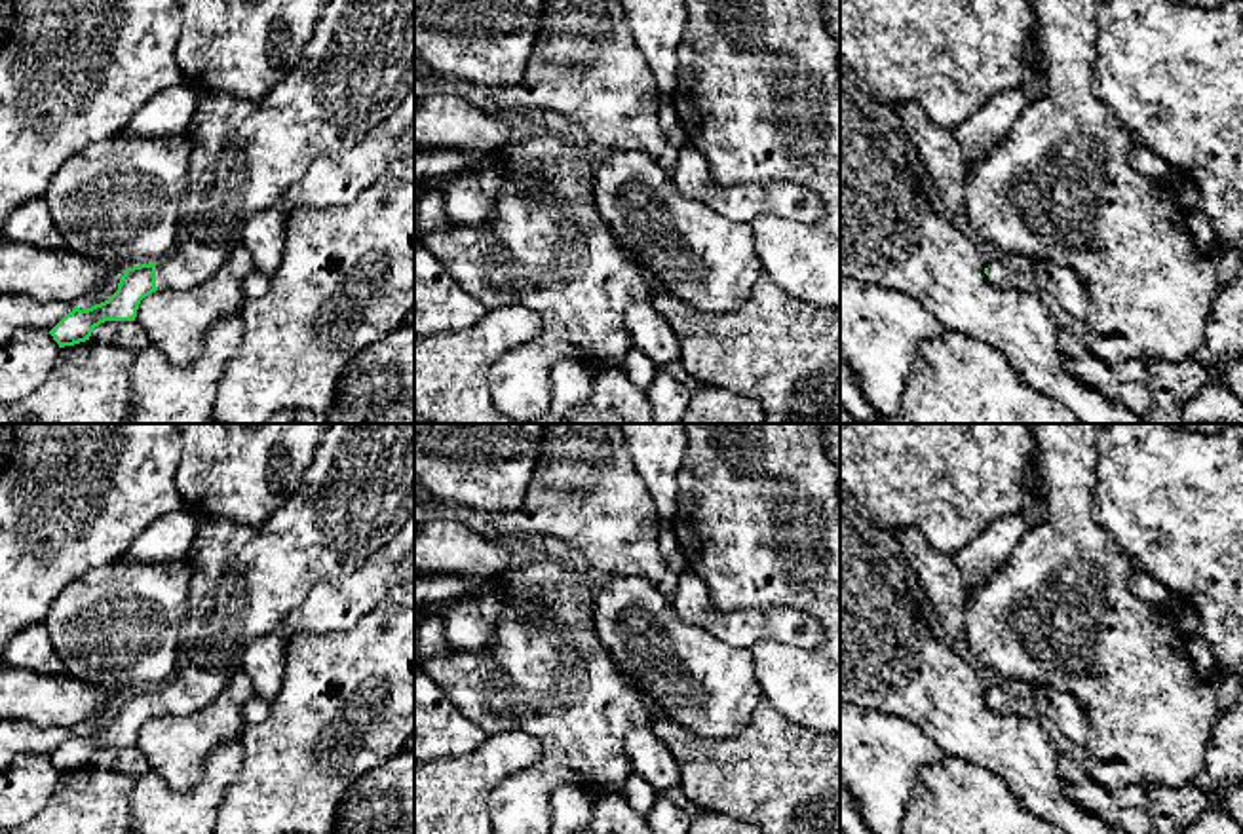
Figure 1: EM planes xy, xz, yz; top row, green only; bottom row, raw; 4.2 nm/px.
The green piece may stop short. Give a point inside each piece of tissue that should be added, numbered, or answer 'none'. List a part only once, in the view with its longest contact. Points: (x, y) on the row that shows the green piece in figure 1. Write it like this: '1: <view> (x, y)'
1: xy (356, 69)

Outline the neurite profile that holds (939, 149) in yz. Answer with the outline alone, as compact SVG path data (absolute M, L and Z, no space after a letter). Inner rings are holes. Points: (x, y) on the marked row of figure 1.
M905 101L893 110L931 175L939 198L948 211L962 215L969 161L964 158L956 133L937 125L916 101Z

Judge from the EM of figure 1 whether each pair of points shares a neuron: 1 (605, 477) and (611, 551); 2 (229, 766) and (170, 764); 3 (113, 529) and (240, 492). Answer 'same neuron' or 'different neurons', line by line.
1: same neuron
2: different neurons
3: different neurons

